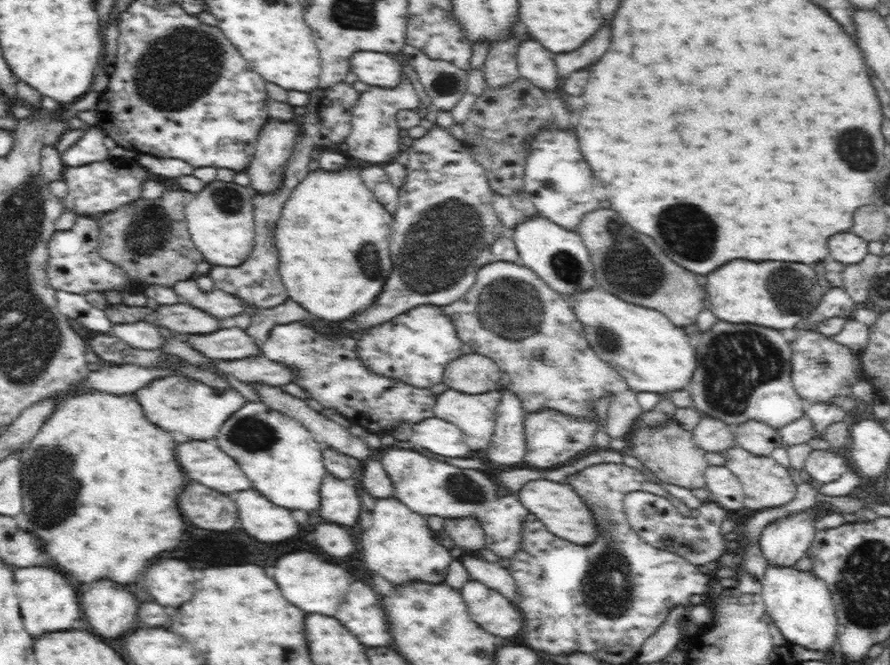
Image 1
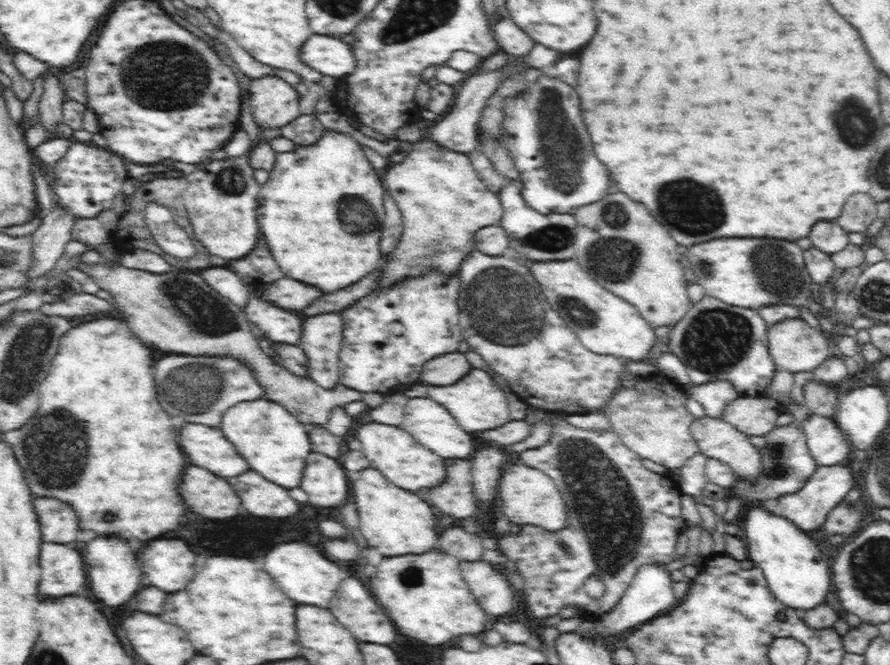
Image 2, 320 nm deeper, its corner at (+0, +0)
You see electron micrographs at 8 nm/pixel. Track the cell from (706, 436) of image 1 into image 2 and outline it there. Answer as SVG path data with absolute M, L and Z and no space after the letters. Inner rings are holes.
M714 379L702 384L692 384L689 396L704 407L707 416L721 418L724 408L741 395L729 380Z

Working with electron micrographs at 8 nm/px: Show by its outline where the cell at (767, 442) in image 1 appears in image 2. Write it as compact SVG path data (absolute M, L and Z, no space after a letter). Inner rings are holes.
M766 393L754 398L740 396L724 408L721 420L744 435L764 437L777 426L783 408Z

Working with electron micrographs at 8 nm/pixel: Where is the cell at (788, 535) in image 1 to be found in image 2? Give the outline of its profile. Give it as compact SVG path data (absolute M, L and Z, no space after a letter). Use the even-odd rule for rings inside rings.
M842 463L830 467L820 466L798 492L774 499L774 502L766 500L762 507L769 510L771 514L792 520L802 531L812 531L824 525L826 514L842 502L852 486L854 486L854 478L852 478L852 472L848 466L844 466Z

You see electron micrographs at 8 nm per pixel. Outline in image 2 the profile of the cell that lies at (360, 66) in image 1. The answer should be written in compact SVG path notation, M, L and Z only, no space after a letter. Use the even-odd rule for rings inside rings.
M312 33L300 48L300 63L337 79L356 68L354 57L349 44L341 42L337 37L316 33Z

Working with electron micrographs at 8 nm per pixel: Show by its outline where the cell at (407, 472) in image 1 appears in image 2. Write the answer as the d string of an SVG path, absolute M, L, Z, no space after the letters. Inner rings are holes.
M373 420L366 423L357 421L354 430L355 437L362 444L361 452L370 461L370 466L377 468L397 487L415 493L420 488L438 486L444 480L445 466L442 457L428 451L428 448L418 443L408 431L397 424L387 425Z

